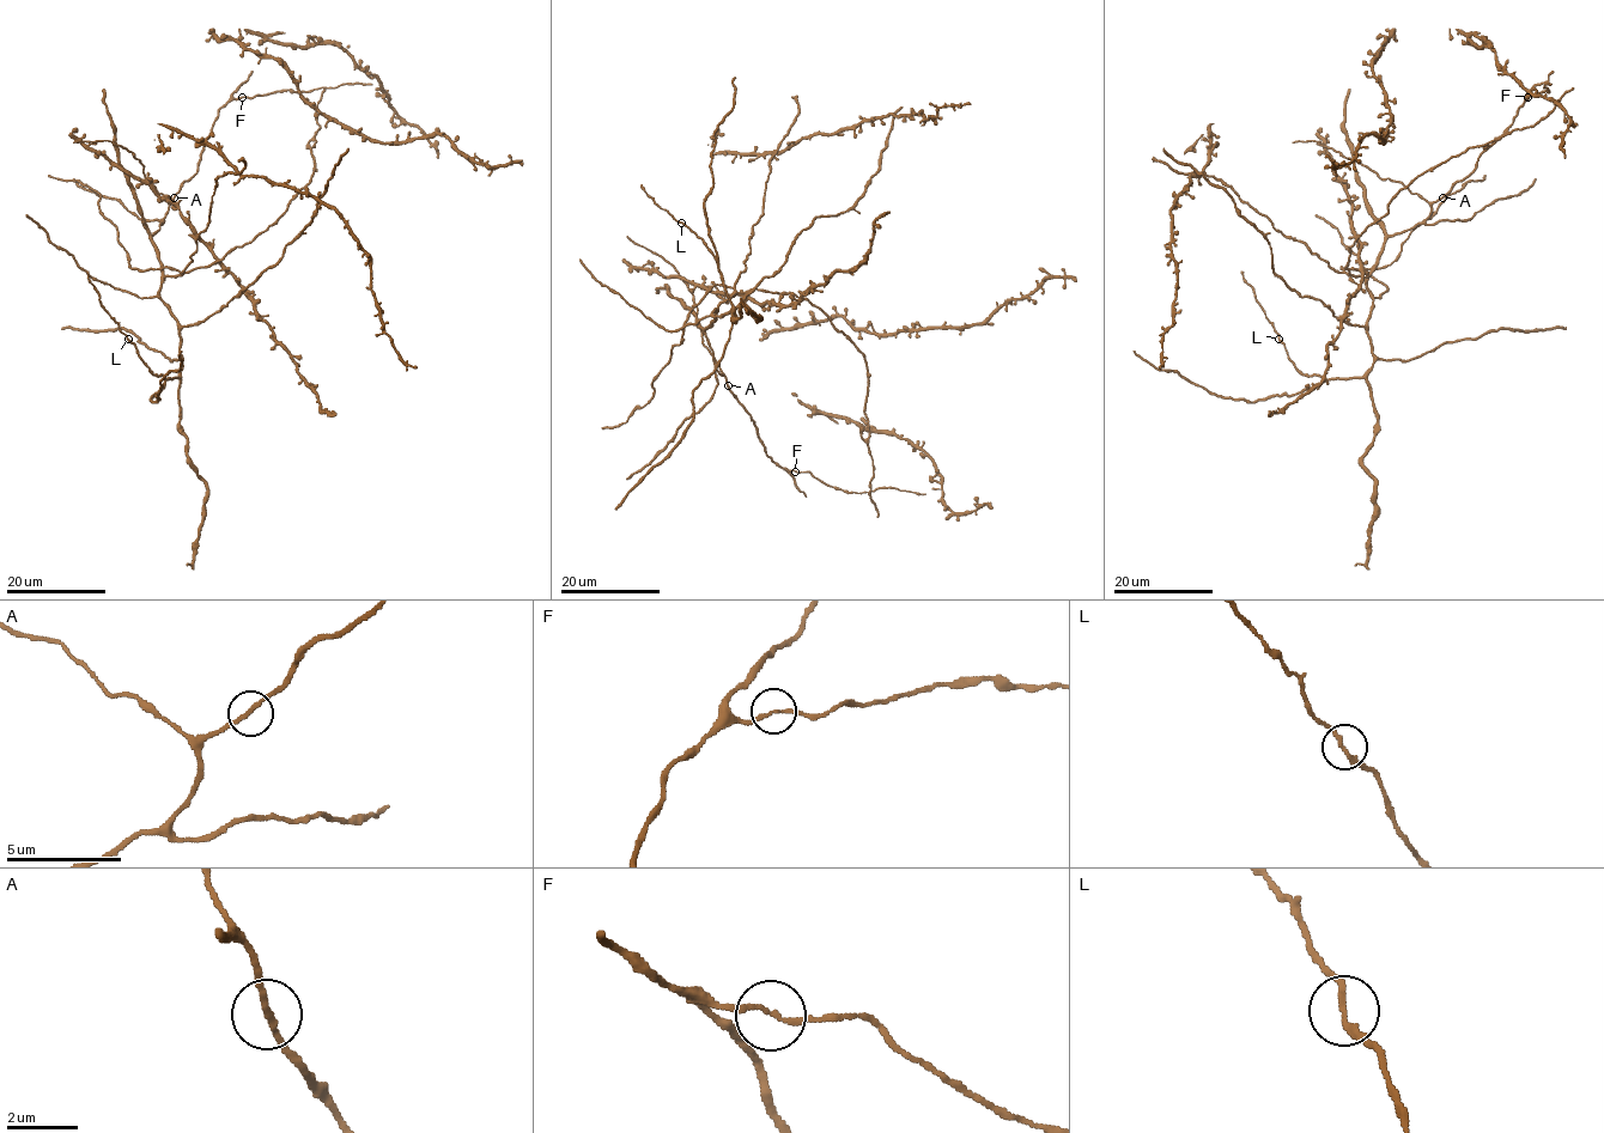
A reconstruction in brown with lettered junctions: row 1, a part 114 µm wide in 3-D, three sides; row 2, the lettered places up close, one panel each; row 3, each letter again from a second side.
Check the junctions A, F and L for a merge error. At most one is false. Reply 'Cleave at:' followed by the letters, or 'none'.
Cleave at: none

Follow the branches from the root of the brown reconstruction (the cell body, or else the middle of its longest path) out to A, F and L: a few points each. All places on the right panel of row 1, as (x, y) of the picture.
A: (1396, 233), (1421, 224), (1428, 215), (1431, 205), (1443, 198)
F: (1396, 233), (1421, 224), (1428, 215), (1431, 205), (1475, 169), (1478, 157), (1513, 122), (1527, 97)
L: (1396, 233), (1386, 238), (1367, 279), (1373, 300), (1368, 321), (1373, 366), (1361, 377), (1305, 376), (1279, 339)

